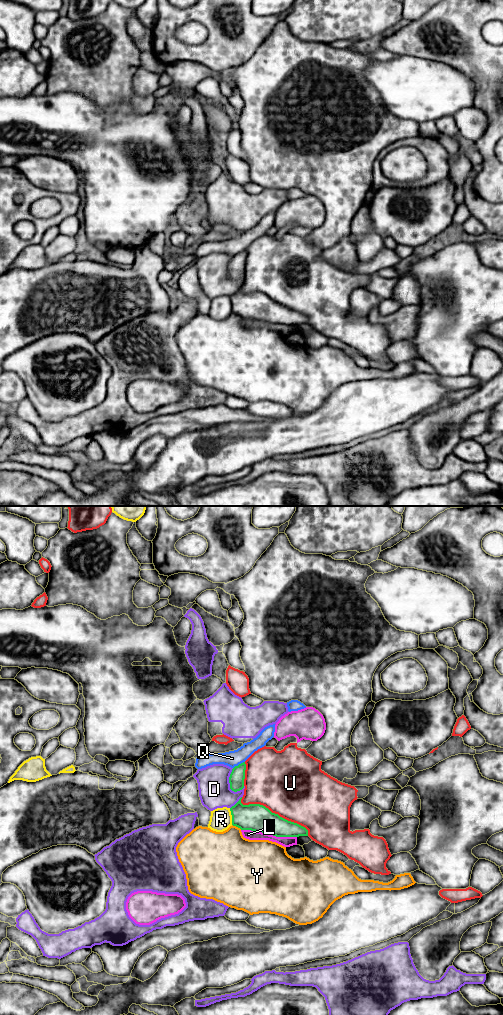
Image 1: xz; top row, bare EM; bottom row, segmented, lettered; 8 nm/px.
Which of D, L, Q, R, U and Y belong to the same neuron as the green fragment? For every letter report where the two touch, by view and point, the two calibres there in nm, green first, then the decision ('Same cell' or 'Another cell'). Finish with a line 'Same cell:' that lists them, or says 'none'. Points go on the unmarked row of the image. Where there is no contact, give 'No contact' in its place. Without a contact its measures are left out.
D: Touches green at xz (229, 269). Thickness 120 nm (green) against 260 nm. Another cell
L: Touches green at xz (269, 322). Thickness 220 nm (green) against 80 nm. Another cell
Q: Touches green at xz (239, 252). Thickness 120 nm (green) against 130 nm. Another cell
R: Touches green at xz (232, 304). Thickness 220 nm (green) against 180 nm. Another cell
U: Touches green at xz (274, 301). Thickness 220 nm (green) against 480 nm. Another cell
Y: Touches green at xz (237, 314). Thickness 220 nm (green) against 400 nm. Another cell
Same cell: none

